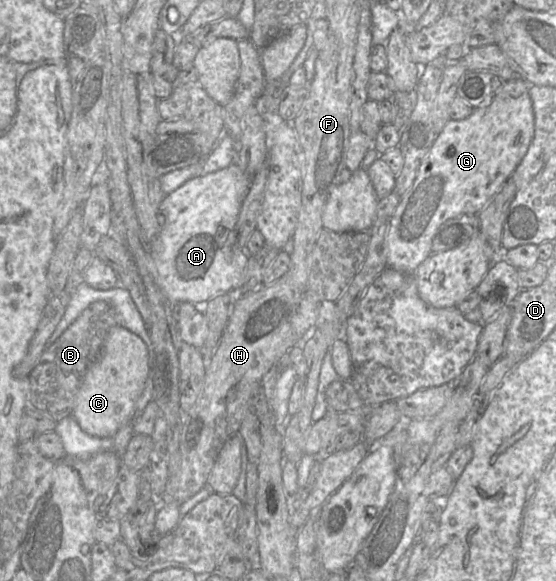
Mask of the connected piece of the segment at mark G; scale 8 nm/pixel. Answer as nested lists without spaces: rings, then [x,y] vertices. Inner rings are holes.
[[[521,77],[502,83],[492,98],[463,120],[449,120],[423,158],[411,188],[388,219],[382,243],[387,268],[413,274],[429,255],[432,240],[447,220],[476,214],[509,180],[534,136],[530,84]]]

